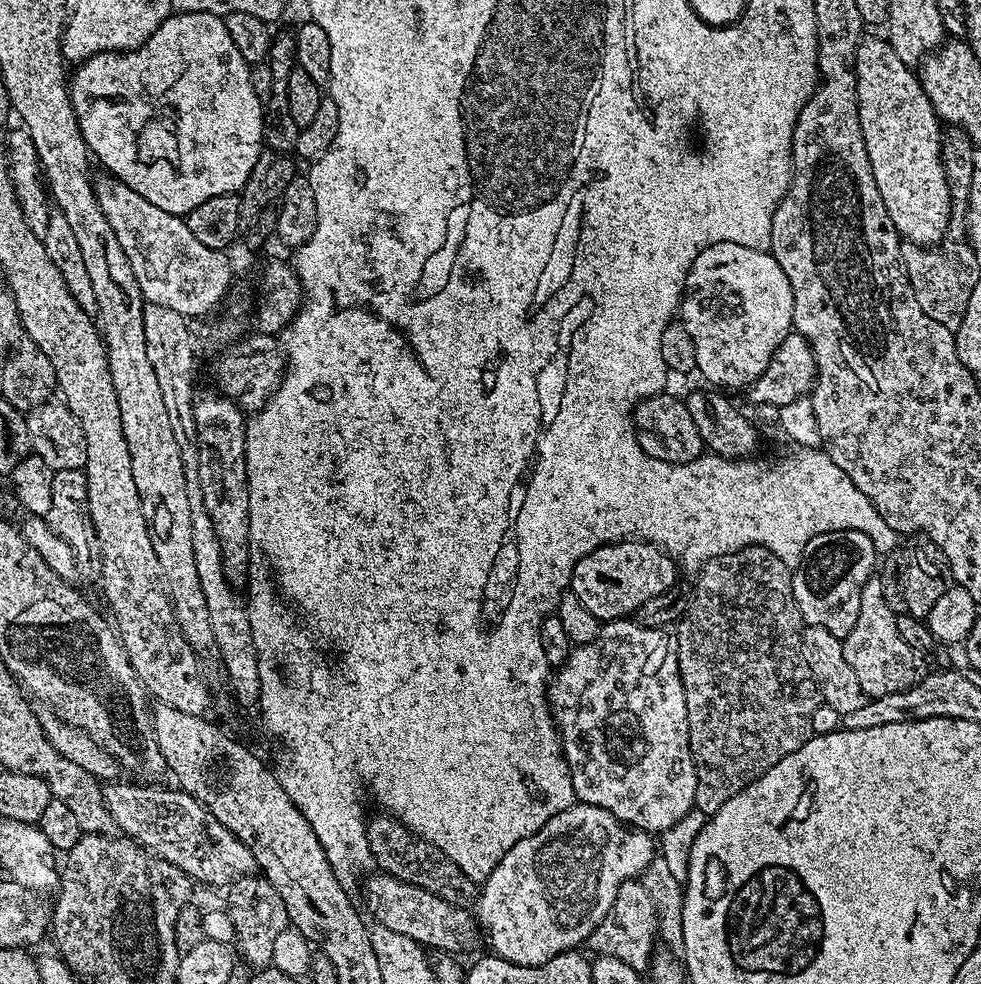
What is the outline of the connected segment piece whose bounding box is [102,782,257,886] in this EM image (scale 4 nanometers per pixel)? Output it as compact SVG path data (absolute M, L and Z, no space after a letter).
M108 782L103 785L104 806L108 810L111 823L116 824L121 833L135 840L142 848L147 848L154 856L178 866L193 881L204 884L233 884L238 878L253 875L257 871L256 859L242 841L218 818L206 811L203 804L189 792L181 792L175 787L149 786L143 782Z

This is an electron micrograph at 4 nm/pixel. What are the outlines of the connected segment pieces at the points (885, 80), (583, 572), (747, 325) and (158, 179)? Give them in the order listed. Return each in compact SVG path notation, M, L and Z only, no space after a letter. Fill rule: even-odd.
M861 35L856 47L856 101L874 182L878 186L878 194L882 194L882 206L886 206L886 214L890 214L890 222L894 222L901 237L910 244L936 246L944 239L948 221L952 219L952 195L944 165L940 163L942 121L936 115L930 98L926 98L919 75L909 64L902 62L898 54L894 54L894 46L890 46L883 35L868 35Z
M644 540L603 544L574 566L570 591L601 622L631 617L644 602L662 595L678 583L678 565L668 553Z
M718 242L694 258L684 283L678 319L686 326L690 338L694 338L696 372L704 375L713 389L744 390L751 386L764 373L778 346L782 346L789 332L793 331L793 318L794 290L790 290L790 278L786 278L771 251L738 246L738 242Z
M177 12L166 17L162 26L146 38L142 46L129 52L99 52L89 60L83 61L76 73L70 76L70 91L72 105L78 126L82 130L82 138L86 142L89 153L105 164L107 171L117 180L121 180L130 190L142 194L146 202L154 202L158 210L166 210L166 214L184 218L193 212L206 198L214 198L218 194L236 194L241 191L244 183L250 178L256 163L262 159L266 145L264 141L265 101L254 92L251 81L251 70L246 58L234 46L234 38L230 38L230 30L226 30L224 17L214 13L184 13Z

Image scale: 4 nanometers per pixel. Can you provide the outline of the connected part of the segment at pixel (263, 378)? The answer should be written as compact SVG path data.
M259 334L245 335L237 339L212 364L212 376L216 379L215 387L245 413L255 414L261 406L271 398L274 390L280 385L284 376L286 357L281 341L276 336L262 336Z

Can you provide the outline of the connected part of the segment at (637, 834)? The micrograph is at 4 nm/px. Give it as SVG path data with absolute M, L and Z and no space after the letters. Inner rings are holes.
M574 802L569 808L562 810L562 814L554 814L554 818L550 818L550 822L546 822L546 826L542 826L542 830L530 834L530 838L522 838L522 842L518 842L518 846L510 846L510 850L498 862L498 866L494 866L492 873L482 882L478 899L474 905L474 915L479 927L482 929L483 935L484 932L488 935L488 940L492 943L491 951L497 956L509 959L510 962L522 966L538 967L538 965L548 962L550 958L554 958L555 955L562 954L563 951L579 949L587 941L588 935L595 927L610 914L611 908L615 906L615 899L618 898L619 887L627 880L641 877L646 870L654 855L654 840L648 836L651 835L647 831L624 824L614 814L610 814L610 810L602 810L602 806Z

